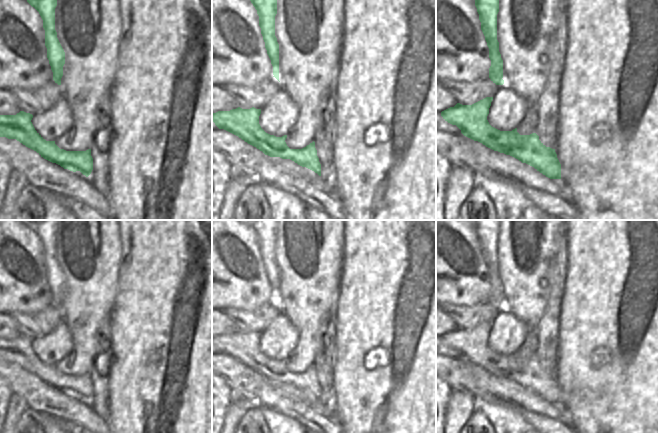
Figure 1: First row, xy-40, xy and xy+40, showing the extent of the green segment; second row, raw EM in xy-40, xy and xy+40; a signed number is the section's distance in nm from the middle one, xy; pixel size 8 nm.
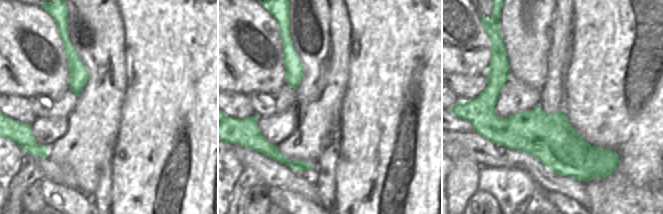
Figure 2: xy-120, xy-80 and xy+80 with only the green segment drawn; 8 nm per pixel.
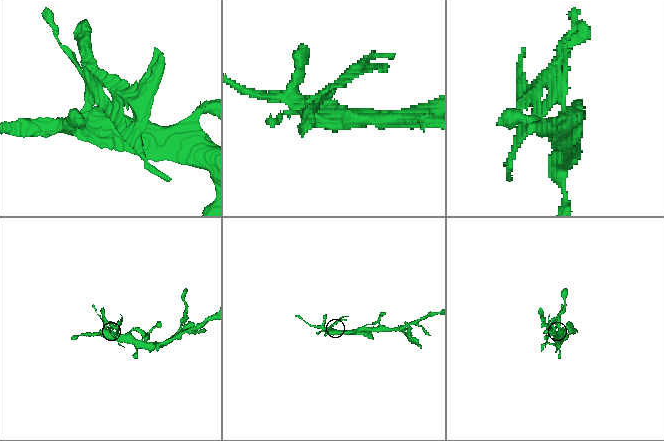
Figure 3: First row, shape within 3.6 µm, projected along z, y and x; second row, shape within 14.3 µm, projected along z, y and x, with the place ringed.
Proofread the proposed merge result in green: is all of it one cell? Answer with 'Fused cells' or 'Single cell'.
Fused cells.

